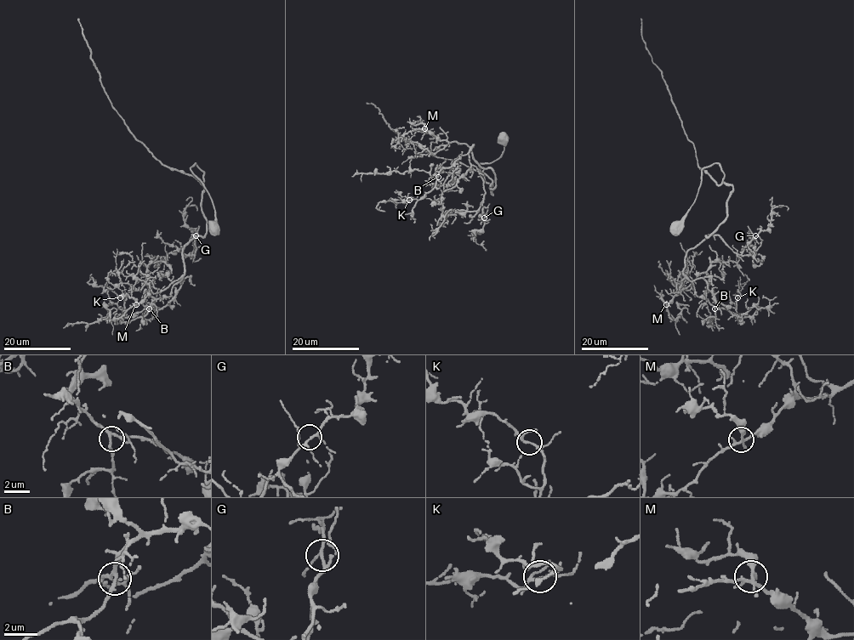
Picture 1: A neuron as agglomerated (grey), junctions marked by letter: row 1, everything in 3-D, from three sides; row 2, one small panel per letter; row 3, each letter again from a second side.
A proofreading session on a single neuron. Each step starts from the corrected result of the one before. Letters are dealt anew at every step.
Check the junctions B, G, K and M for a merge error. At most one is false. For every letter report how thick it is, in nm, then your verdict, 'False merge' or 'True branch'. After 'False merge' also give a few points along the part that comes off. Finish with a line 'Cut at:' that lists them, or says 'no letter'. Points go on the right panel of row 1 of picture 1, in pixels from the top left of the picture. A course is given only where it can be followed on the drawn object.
B: Thickness 190 nm. True branch
G: Thickness 160 nm. True branch
K: Thickness 170 nm. True branch
M: Thickness 200 nm. True branch
Cut at: no letter

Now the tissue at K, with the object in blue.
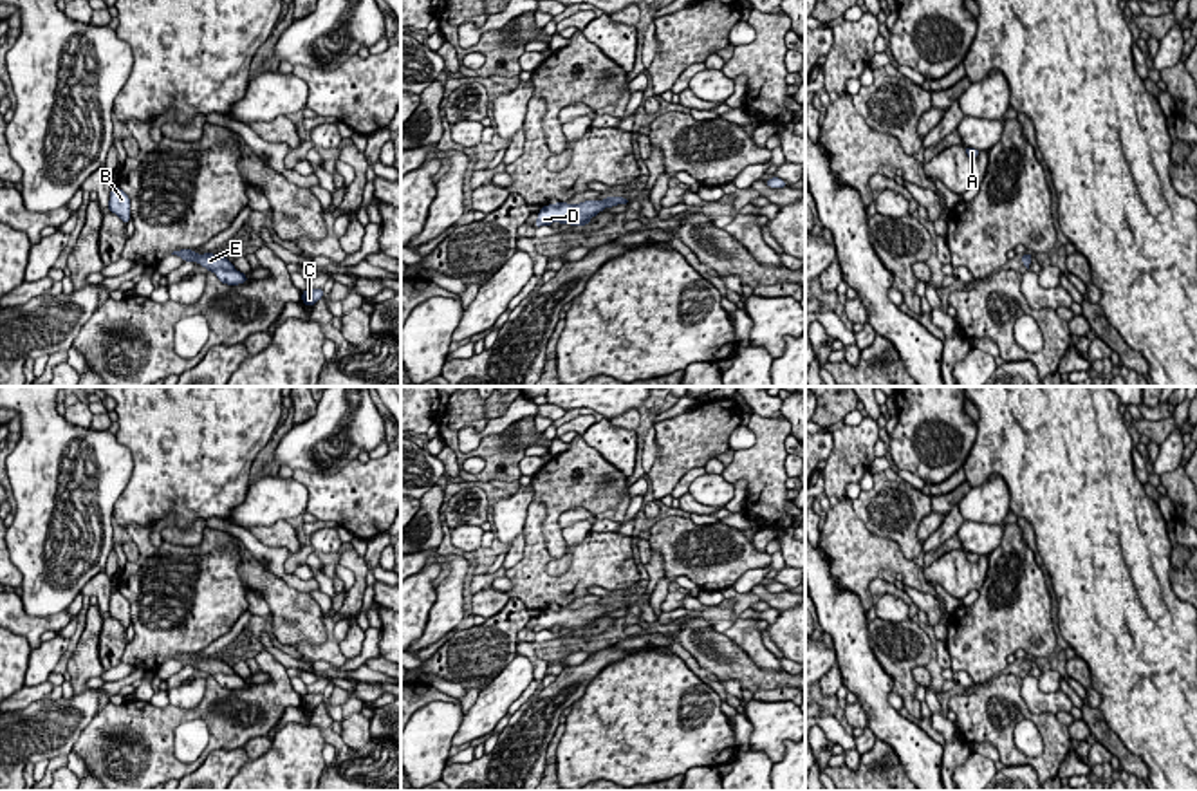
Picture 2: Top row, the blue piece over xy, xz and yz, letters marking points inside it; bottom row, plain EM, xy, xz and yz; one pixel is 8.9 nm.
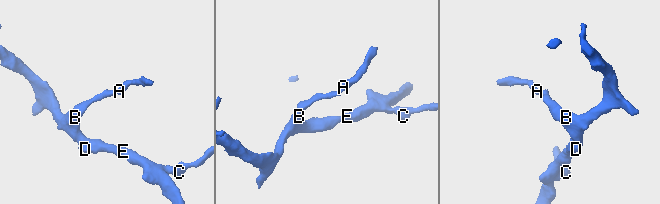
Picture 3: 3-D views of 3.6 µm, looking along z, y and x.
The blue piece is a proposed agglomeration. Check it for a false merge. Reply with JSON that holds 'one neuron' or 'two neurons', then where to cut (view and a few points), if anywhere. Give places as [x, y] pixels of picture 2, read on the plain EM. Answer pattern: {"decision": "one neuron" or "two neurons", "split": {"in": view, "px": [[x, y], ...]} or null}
{"decision": "one neuron", "split": null}

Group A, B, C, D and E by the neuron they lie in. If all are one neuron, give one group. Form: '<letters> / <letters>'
A B C D E

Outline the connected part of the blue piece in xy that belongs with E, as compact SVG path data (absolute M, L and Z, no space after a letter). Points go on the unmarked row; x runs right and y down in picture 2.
M181 654L173 656L172 659L181 661L184 666L197 666L199 670L215 677L222 688L238 690L249 686L246 679L237 675L233 666L229 666L226 661L213 657L197 659L193 654Z

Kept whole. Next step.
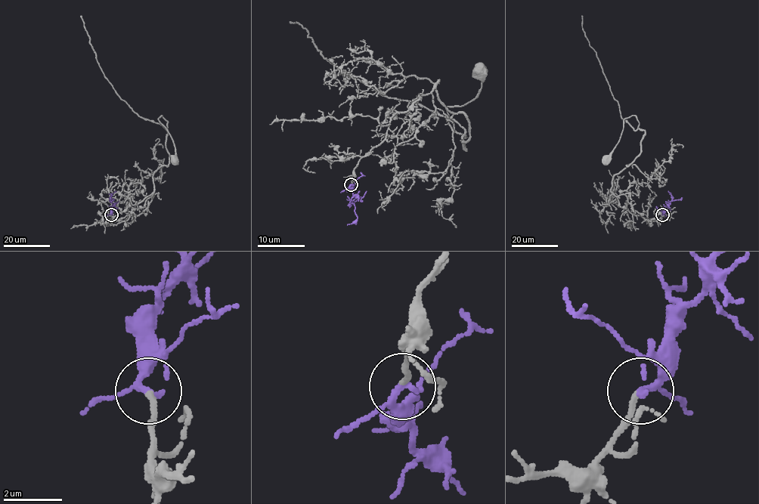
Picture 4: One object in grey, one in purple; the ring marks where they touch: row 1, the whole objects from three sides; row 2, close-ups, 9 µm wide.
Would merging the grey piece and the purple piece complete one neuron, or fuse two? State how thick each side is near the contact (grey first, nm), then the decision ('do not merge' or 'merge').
180/180 nm | merge

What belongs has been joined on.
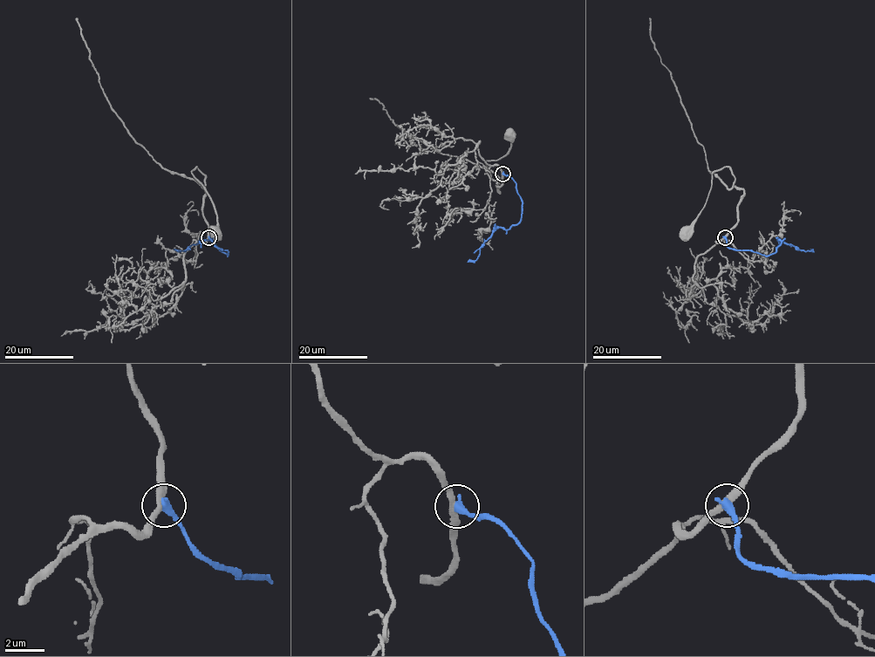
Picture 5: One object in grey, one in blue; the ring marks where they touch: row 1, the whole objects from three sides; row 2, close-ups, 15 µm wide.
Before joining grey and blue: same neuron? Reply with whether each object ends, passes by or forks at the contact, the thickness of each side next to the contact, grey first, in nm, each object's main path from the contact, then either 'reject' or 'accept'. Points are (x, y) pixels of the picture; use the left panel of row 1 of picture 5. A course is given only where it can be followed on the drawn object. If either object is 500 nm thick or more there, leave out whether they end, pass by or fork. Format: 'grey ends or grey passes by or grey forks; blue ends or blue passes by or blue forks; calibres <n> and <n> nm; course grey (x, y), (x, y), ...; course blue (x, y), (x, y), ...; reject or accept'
grey passes by; blue ends; calibres 280 and 420 nm; course grey (208, 237), (208, 225), (203, 215), (205, 175), (197, 167), (192, 173), (216, 215), (215, 232); course blue (209, 237), (215, 245), (228, 251), (227, 256), (210, 240), (194, 243), (186, 250), (174, 249); reject

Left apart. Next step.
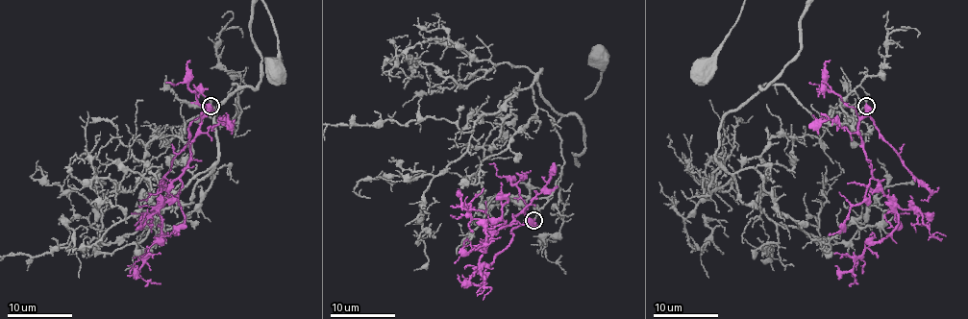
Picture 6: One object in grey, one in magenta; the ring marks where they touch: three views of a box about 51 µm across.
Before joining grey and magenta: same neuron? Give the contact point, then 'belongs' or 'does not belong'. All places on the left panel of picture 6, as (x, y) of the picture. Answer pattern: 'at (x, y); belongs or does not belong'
at (210, 106); does not belong

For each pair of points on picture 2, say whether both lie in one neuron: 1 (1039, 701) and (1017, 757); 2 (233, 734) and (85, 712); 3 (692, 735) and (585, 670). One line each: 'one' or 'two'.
1: two
2: two
3: two

